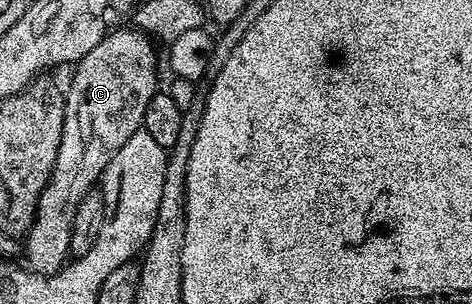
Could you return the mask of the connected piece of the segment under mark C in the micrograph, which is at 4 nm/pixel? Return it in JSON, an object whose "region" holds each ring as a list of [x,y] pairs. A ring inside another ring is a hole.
{"region":[[[110,30],[103,41],[72,68],[73,80],[69,91],[67,87],[64,92],[65,116],[59,153],[49,183],[37,202],[33,224],[23,236],[24,266],[37,275],[53,275],[66,266],[70,258],[71,221],[75,221],[79,201],[94,190],[111,157],[119,153],[127,137],[142,130],[147,105],[151,105],[151,97],[158,94],[154,40],[144,31],[128,30]]]}

